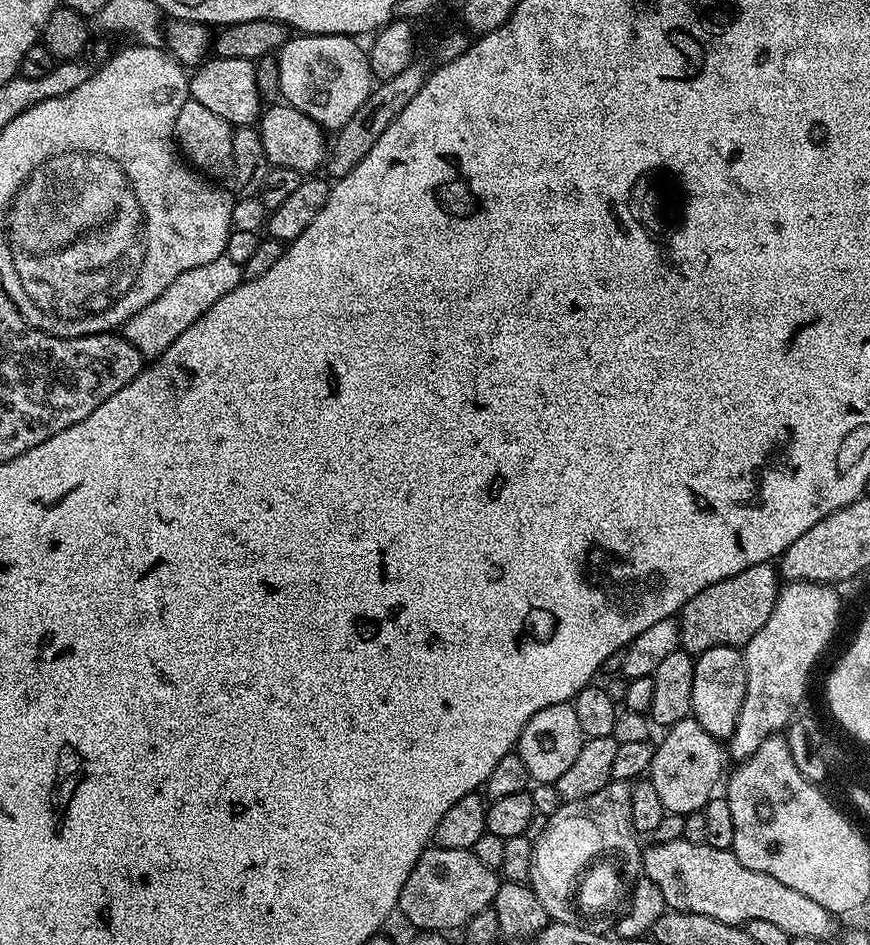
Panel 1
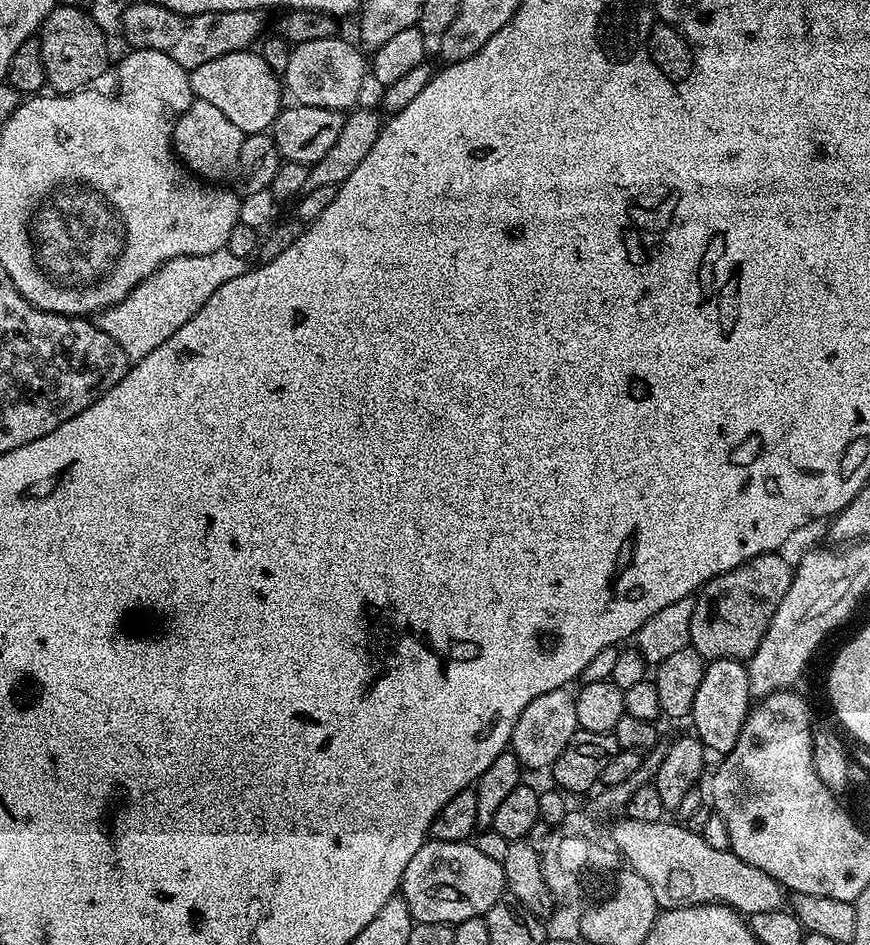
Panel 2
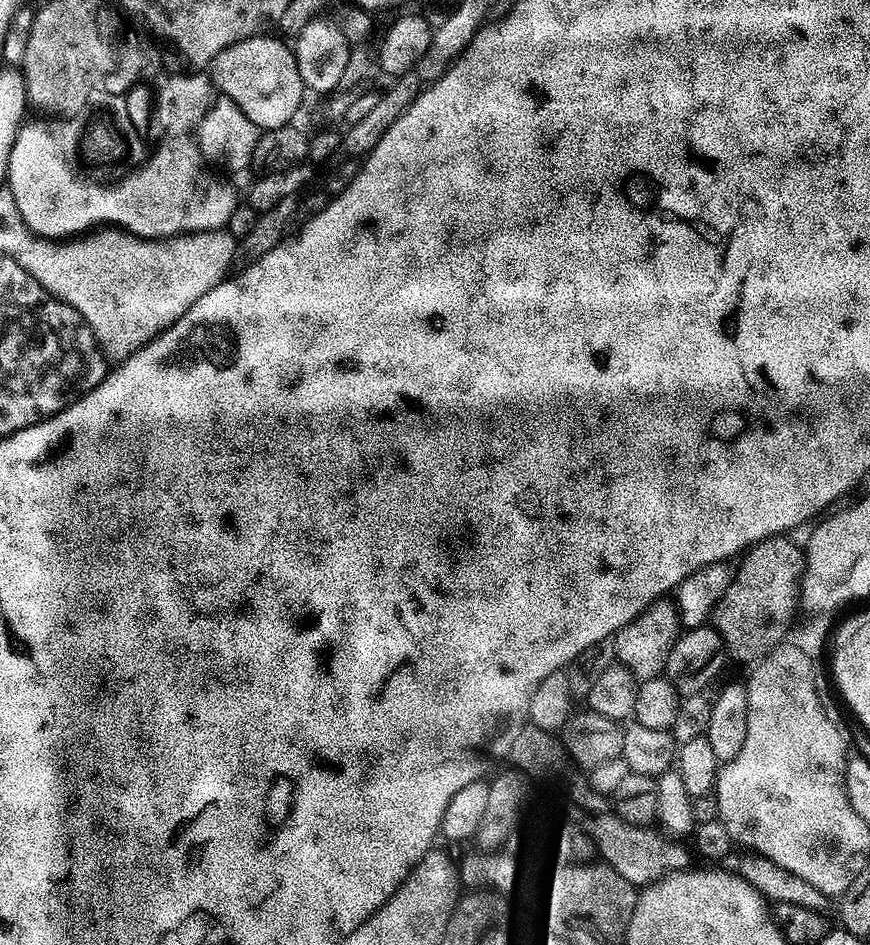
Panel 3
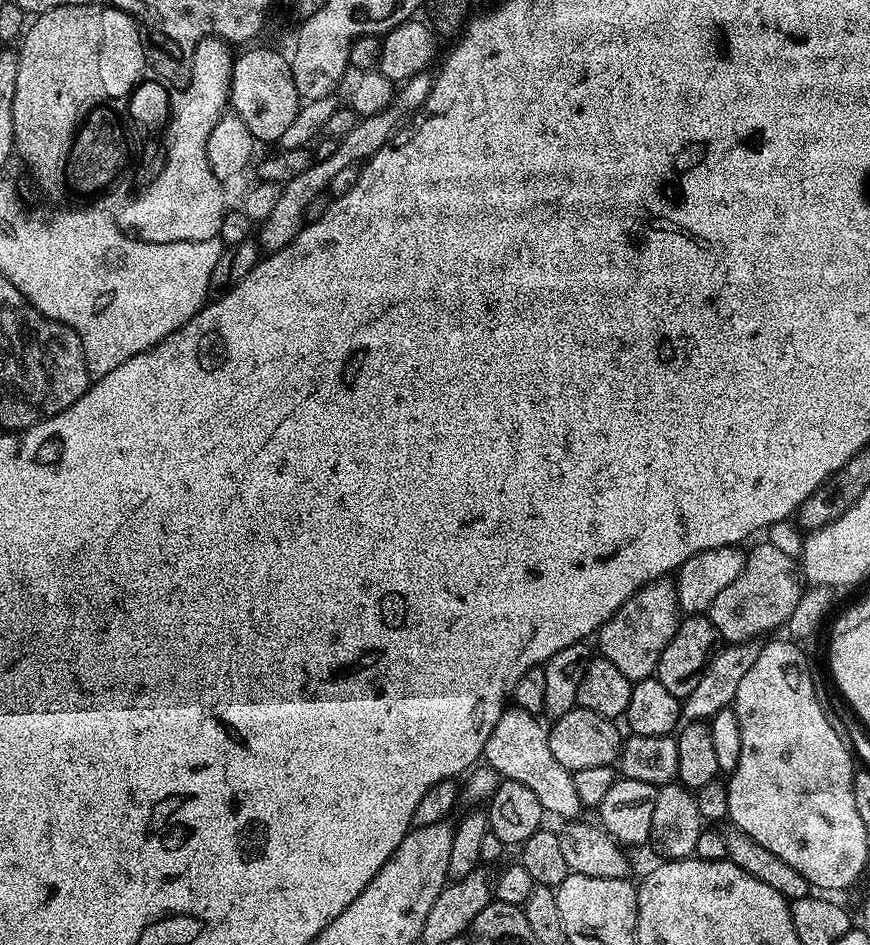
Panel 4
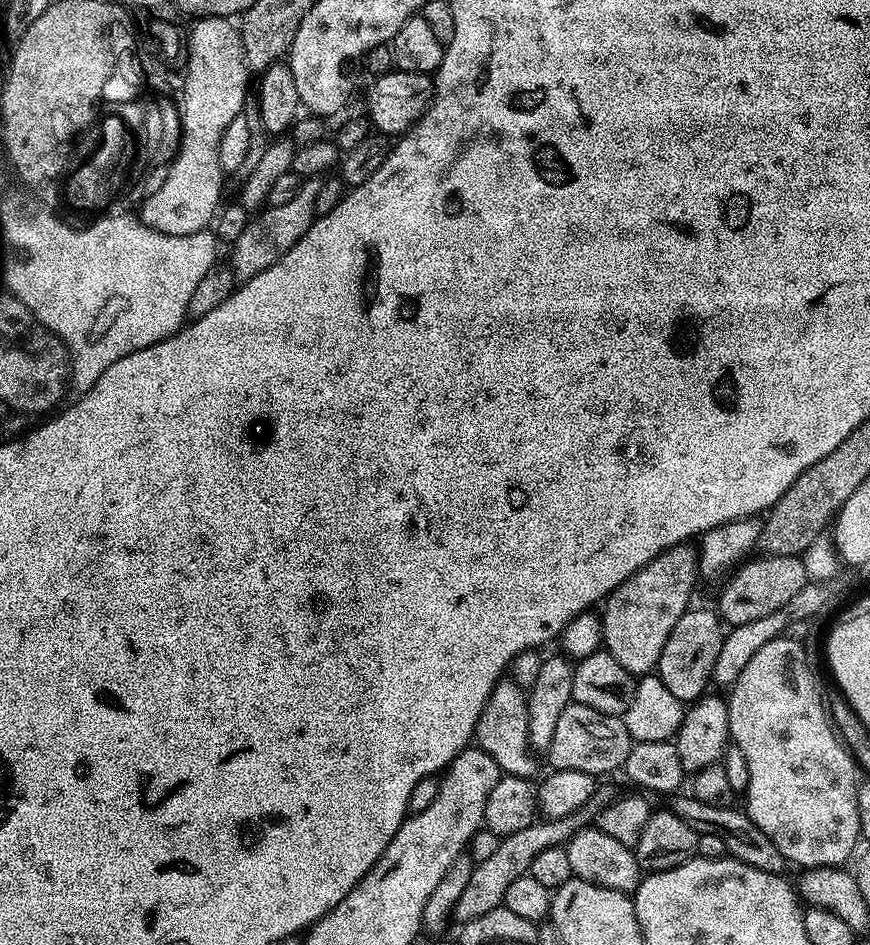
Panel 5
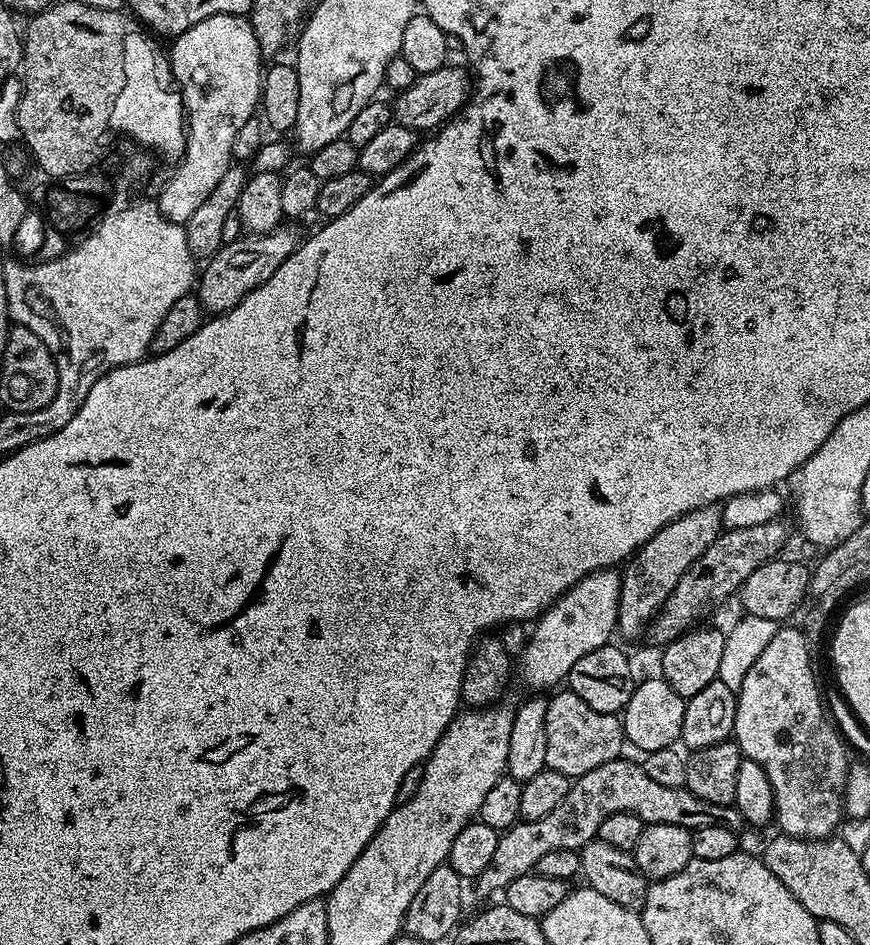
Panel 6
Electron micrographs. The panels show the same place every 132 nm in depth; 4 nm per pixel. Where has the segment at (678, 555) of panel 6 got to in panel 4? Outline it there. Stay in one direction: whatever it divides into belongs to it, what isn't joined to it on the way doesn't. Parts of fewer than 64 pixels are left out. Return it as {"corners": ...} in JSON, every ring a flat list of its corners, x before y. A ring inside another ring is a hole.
{"corners":[[672,578,651,580,639,588,634,595,600,627,599,655,614,662,630,681,646,680,655,673,662,650,674,638,676,627,682,619,680,602,676,593,676,582]]}

